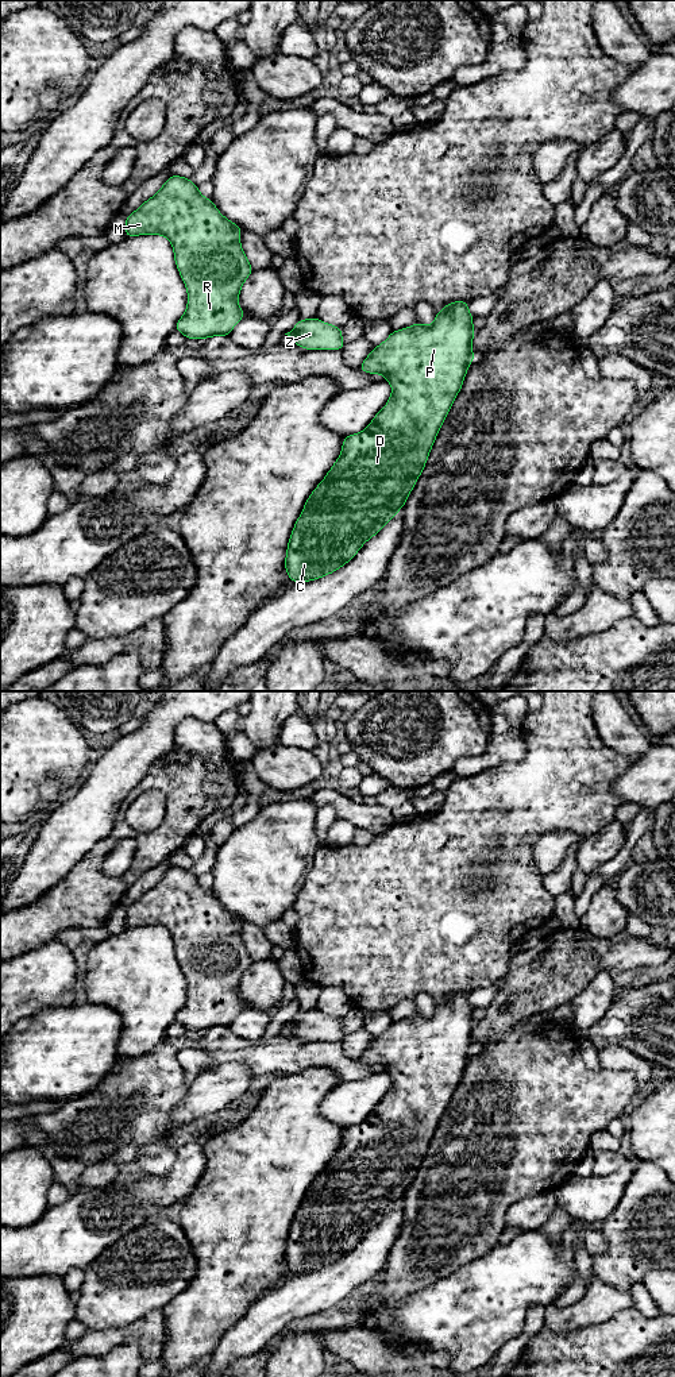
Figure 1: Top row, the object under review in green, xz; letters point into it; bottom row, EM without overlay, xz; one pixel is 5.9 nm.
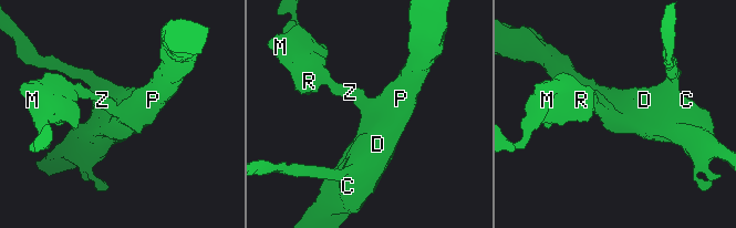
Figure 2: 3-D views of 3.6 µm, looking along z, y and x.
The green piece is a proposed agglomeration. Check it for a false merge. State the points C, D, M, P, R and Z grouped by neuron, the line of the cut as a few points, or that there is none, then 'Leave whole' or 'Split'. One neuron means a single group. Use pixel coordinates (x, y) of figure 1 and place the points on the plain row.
Groups: C D M P R Z. No split. Leave whole

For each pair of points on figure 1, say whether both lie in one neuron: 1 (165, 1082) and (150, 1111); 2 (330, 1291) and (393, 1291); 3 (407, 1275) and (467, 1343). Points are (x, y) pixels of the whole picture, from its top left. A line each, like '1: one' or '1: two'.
1: one
2: two
3: two

